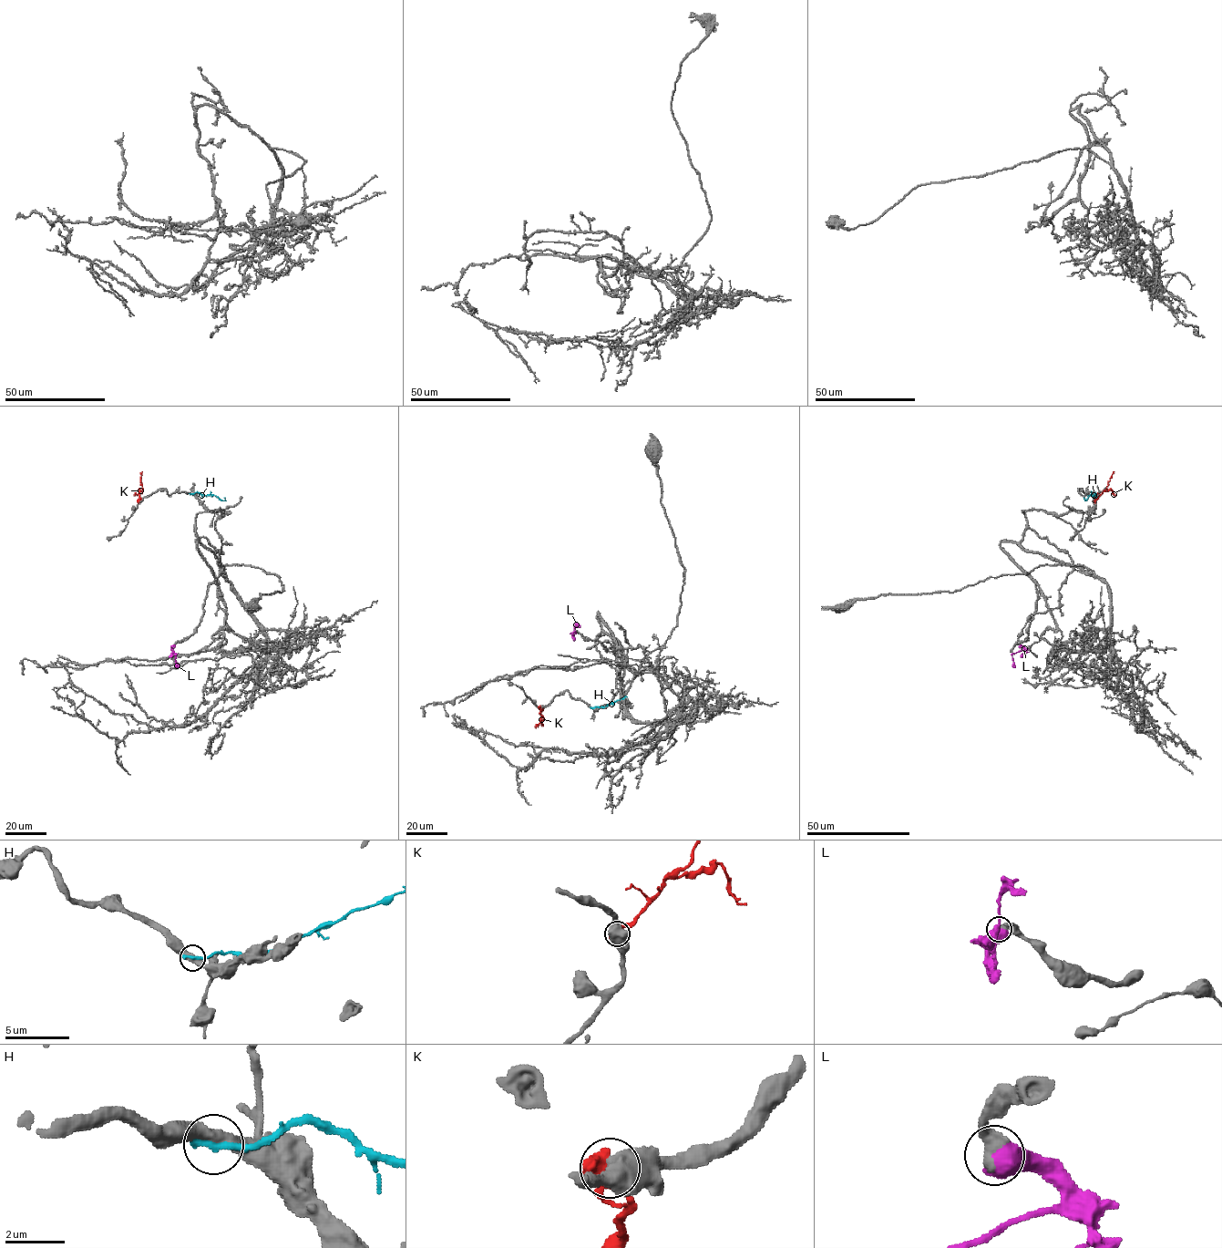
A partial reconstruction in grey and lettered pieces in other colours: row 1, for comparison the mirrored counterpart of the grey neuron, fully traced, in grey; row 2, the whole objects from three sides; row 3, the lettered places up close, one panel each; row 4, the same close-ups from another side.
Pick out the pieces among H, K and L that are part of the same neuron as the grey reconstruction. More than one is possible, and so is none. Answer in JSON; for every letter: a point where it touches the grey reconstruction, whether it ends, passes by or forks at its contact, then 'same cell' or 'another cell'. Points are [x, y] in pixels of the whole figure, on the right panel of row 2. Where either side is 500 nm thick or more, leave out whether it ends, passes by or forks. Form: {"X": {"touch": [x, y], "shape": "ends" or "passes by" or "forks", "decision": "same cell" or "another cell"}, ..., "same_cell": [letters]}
{"H": {"touch": [1095, 493], "shape": "ends", "decision": "another cell"}, "K": {"touch": [1094, 500], "decision": "another cell"}, "L": {"touch": [1020, 645], "decision": "same cell"}, "same_cell": ["L"]}

